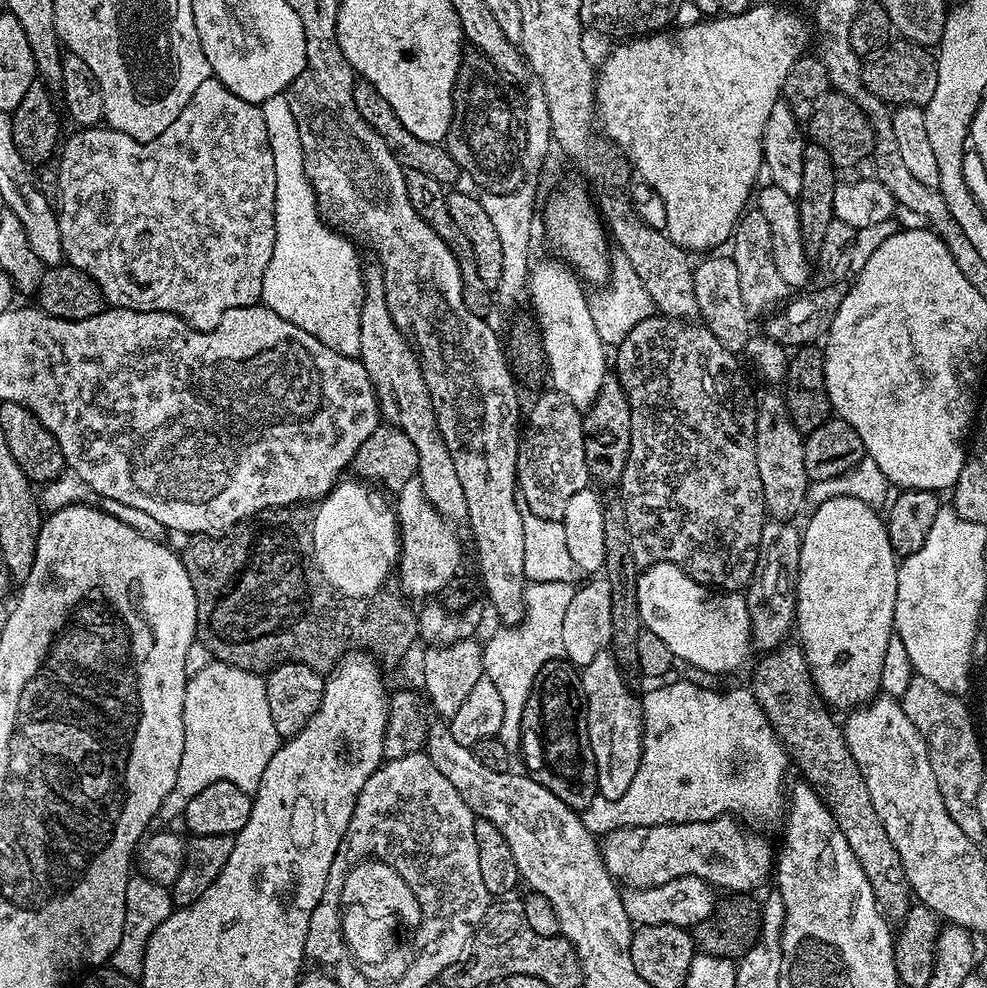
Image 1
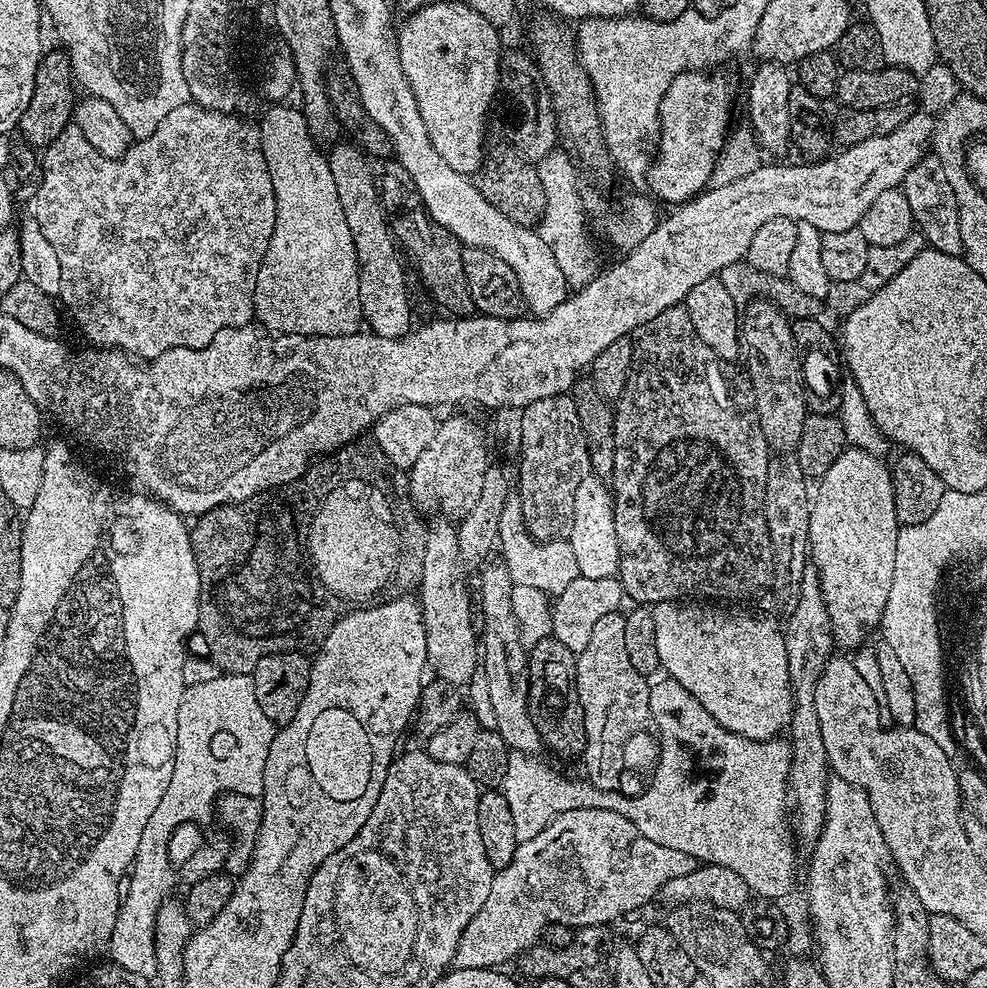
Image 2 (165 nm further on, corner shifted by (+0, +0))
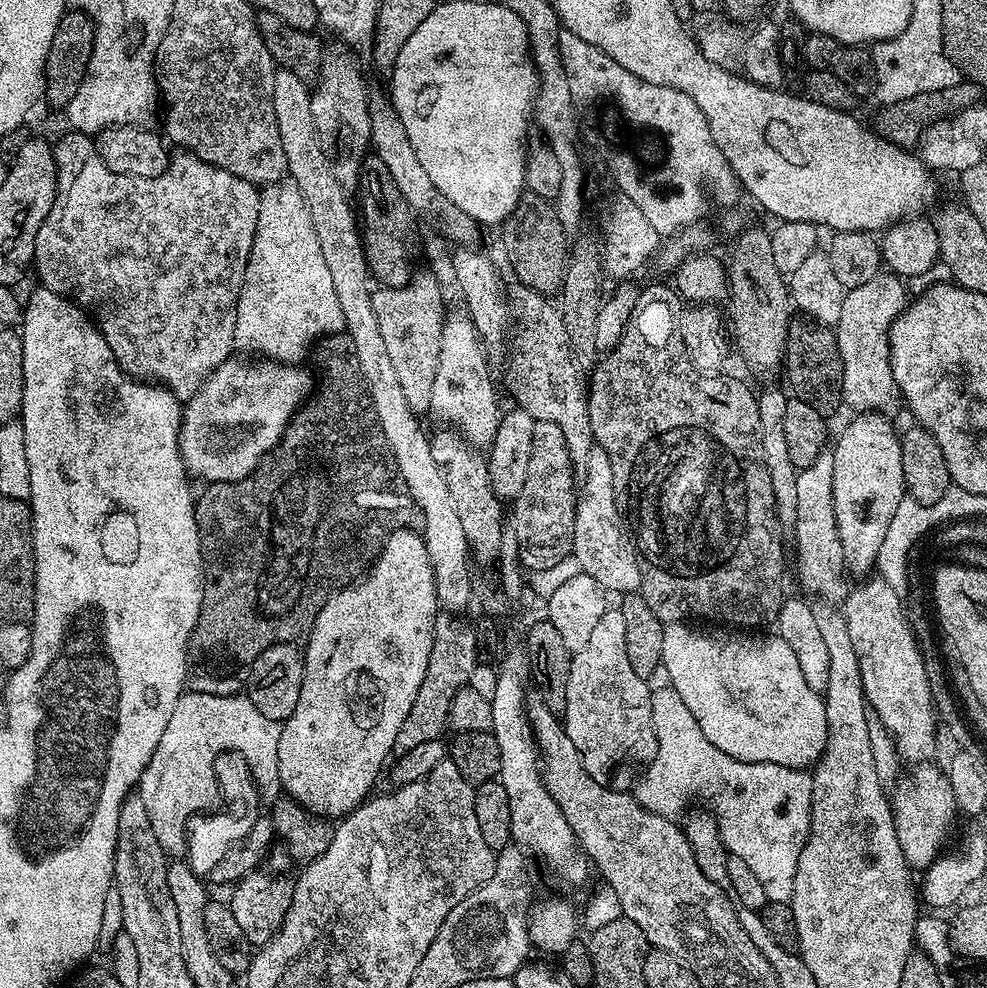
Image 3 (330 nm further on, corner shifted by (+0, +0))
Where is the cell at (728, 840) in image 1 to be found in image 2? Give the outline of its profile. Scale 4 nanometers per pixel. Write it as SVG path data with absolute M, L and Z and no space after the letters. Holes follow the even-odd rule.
M597 808L566 810L555 816L541 832L534 834L534 838L519 841L514 850L514 858L510 858L510 866L499 869L493 875L492 884L484 893L482 910L478 910L478 914L474 914L474 918L470 918L470 926L466 926L466 930L462 930L462 938L458 938L455 967L499 969L507 960L515 961L523 952L533 947L552 924L564 924L573 929L608 926L611 920L616 920L619 916L626 915L627 912L638 911L643 904L650 903L652 899L655 901L660 895L660 888L666 882L670 882L670 878L682 878L694 871L697 866L698 862L690 854L682 854L682 850L670 850L670 846L658 846L658 842L650 842L650 838L646 838L646 834L642 834L642 830L638 830L638 826L634 826L634 822L630 822L630 818L626 818L614 810L598 810Z

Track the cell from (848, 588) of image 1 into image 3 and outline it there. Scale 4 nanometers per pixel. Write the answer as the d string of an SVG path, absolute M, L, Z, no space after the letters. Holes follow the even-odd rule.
M866 412L853 415L853 420L840 432L836 445L831 449L834 454L834 518L838 526L838 538L842 538L844 562L849 573L871 573L876 567L878 550L882 547L882 538L886 538L886 529L898 502L906 498L904 475L902 474L902 446L898 432L892 429L893 421L879 412Z

